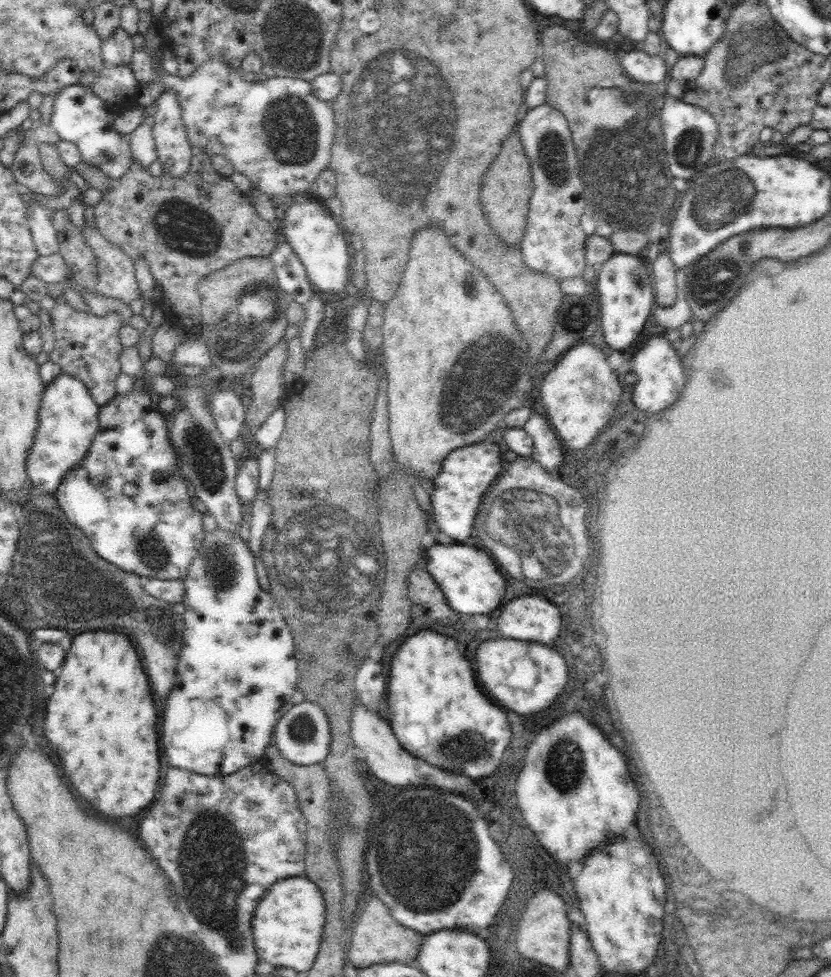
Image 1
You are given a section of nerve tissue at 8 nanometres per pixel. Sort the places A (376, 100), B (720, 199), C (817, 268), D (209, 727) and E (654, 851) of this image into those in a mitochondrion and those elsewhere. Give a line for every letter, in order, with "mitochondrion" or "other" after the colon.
A: mitochondrion
B: mitochondrion
C: other
D: other
E: other

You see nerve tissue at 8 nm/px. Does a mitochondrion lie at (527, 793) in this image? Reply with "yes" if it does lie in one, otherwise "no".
yes

